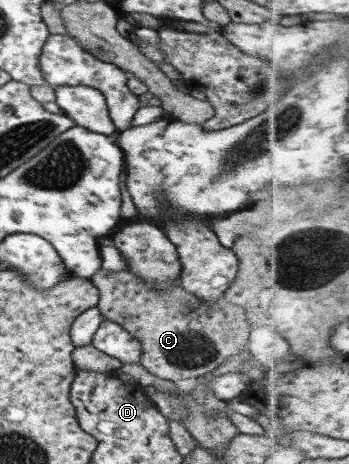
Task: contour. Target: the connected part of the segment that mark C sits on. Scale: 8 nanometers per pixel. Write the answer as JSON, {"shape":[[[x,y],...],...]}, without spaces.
{"shape":[[[100,269],[89,281],[98,291],[97,308],[103,315],[103,319],[116,323],[132,335],[133,339],[140,342],[141,354],[138,363],[157,378],[174,382],[177,378],[188,379],[188,377],[206,375],[227,357],[240,353],[248,340],[258,340],[255,332],[248,325],[243,307],[228,303],[223,295],[218,297],[214,303],[202,303],[194,295],[186,293],[179,284],[166,293],[156,291],[152,285],[146,285],[140,277],[126,270],[114,273]]]}

